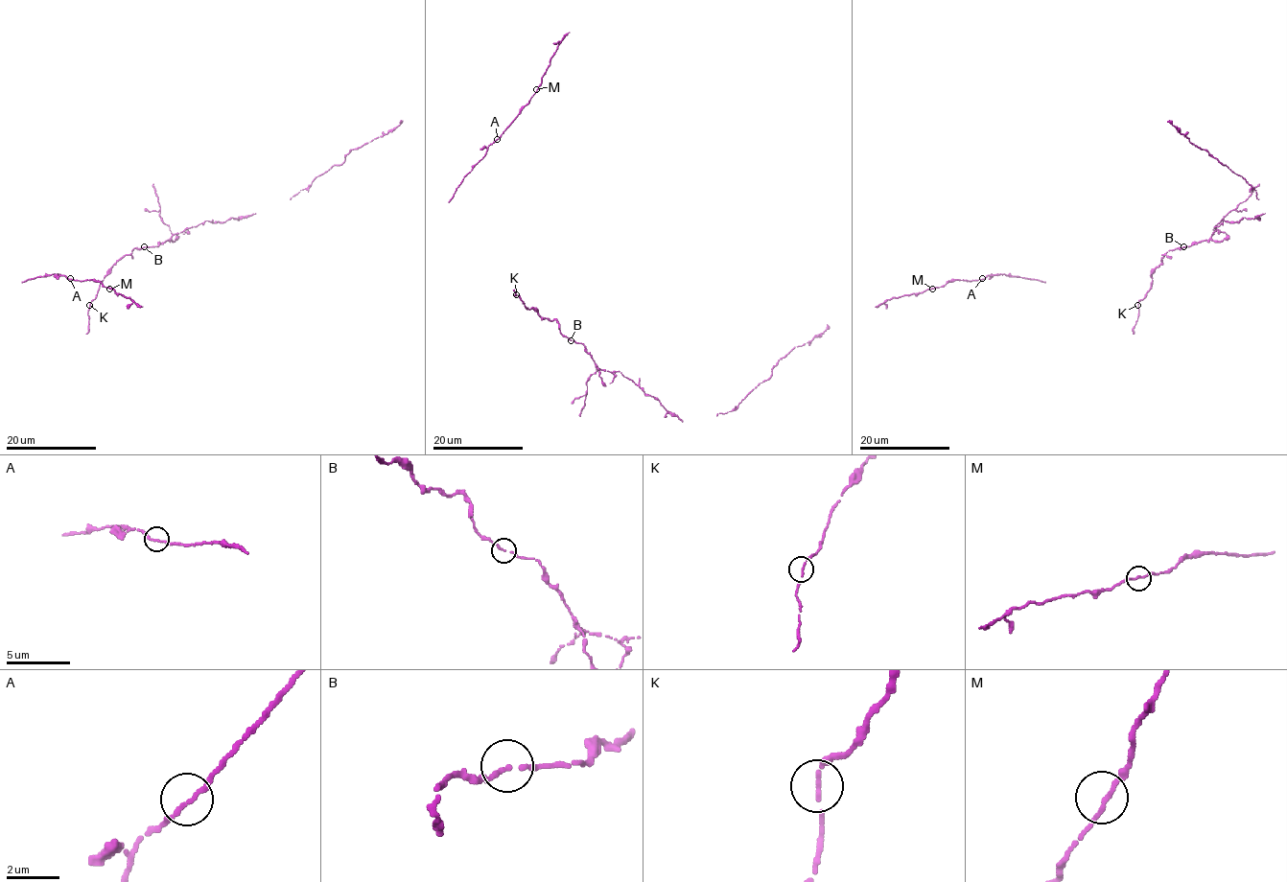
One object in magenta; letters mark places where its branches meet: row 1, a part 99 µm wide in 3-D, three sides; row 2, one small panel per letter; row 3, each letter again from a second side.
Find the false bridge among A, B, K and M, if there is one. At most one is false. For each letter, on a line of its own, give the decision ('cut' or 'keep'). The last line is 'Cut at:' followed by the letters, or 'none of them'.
A: keep
B: keep
K: keep
M: keep
Cut at: none of them

